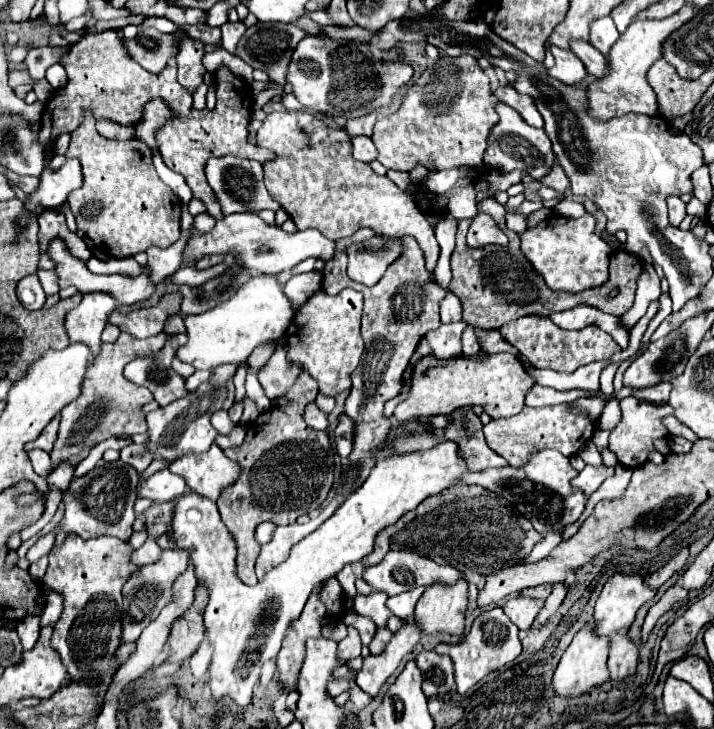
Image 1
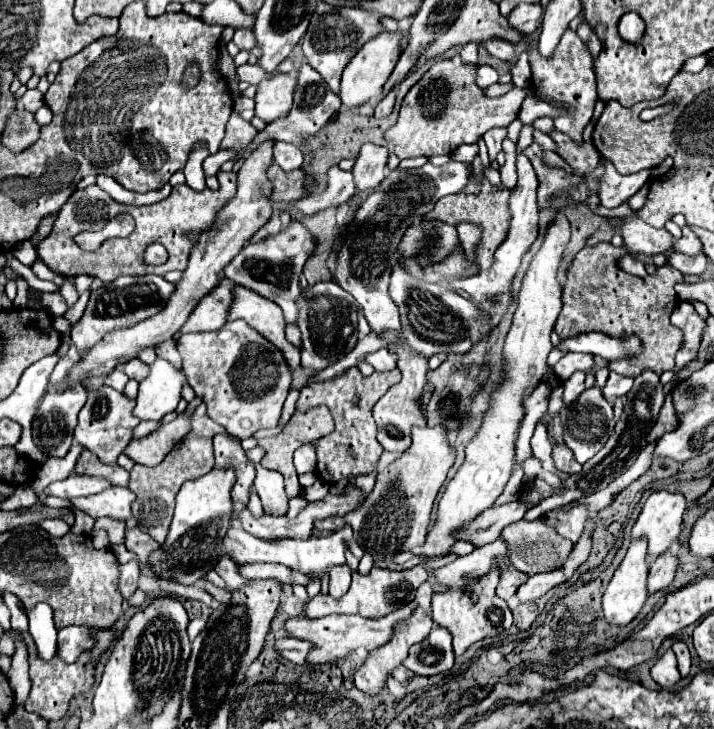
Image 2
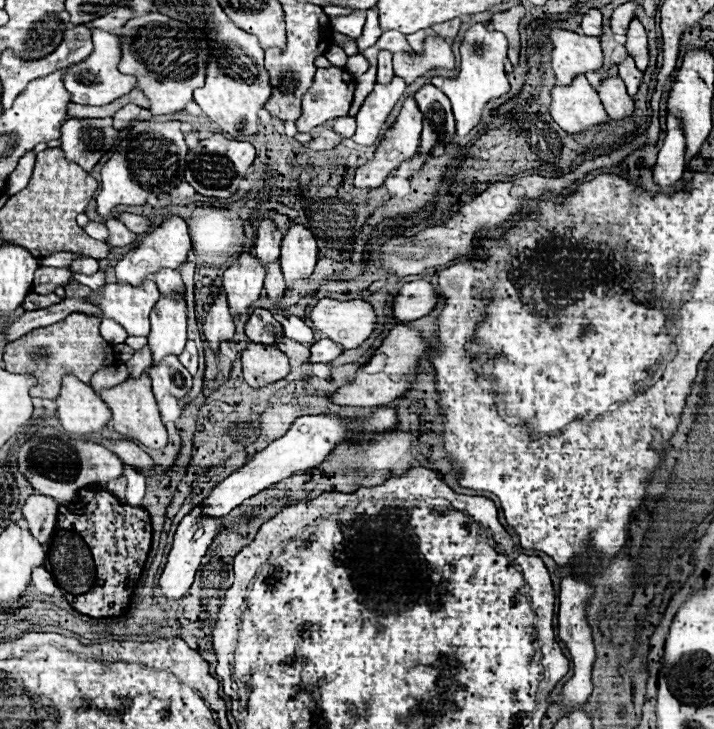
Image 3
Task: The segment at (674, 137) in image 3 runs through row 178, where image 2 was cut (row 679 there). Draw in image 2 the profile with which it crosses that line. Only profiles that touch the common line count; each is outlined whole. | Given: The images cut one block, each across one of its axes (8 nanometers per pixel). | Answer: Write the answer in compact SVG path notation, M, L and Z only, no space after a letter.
M668 648L658 660L656 664L650 668L652 678L662 686L662 688L672 688L678 680L680 680L680 672L676 666L676 656L674 652Z

